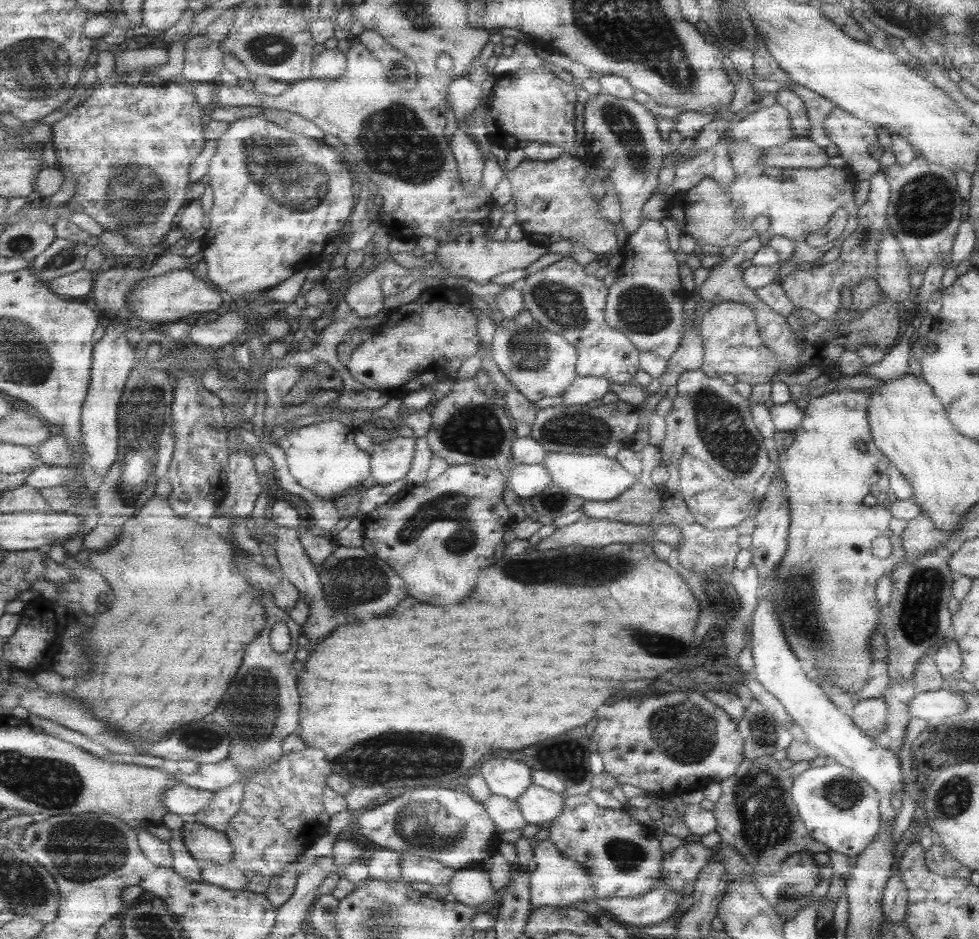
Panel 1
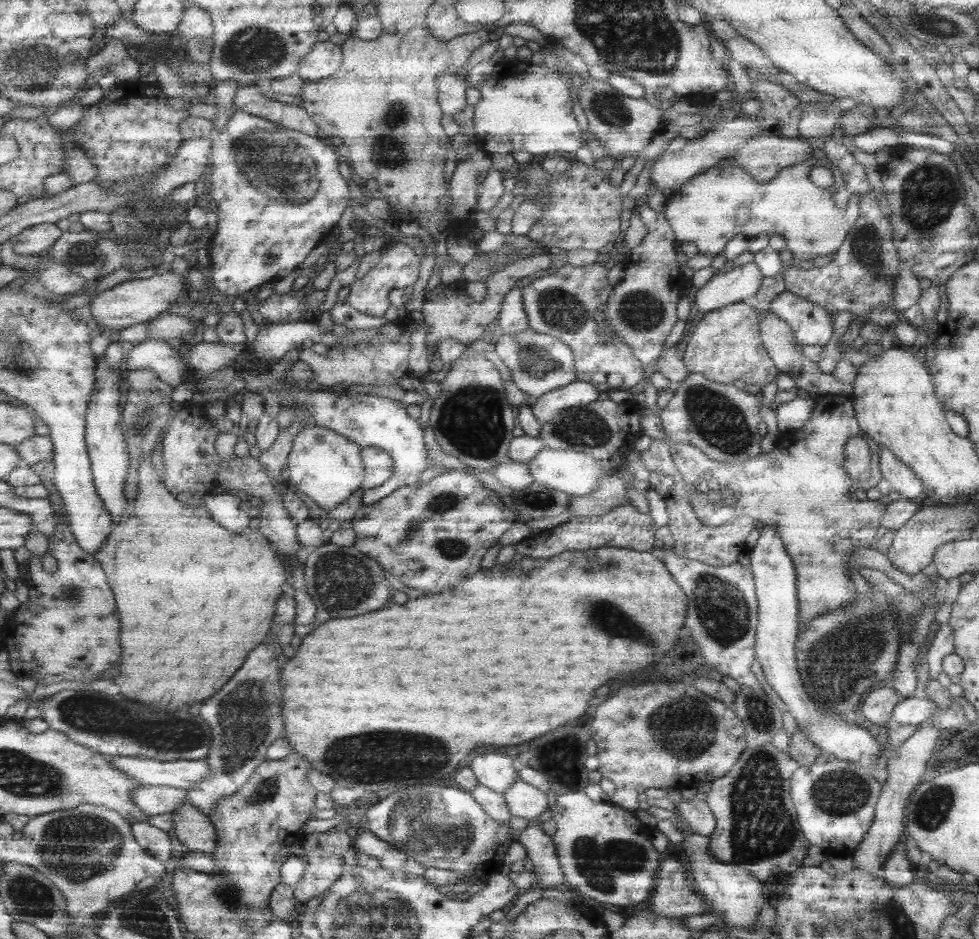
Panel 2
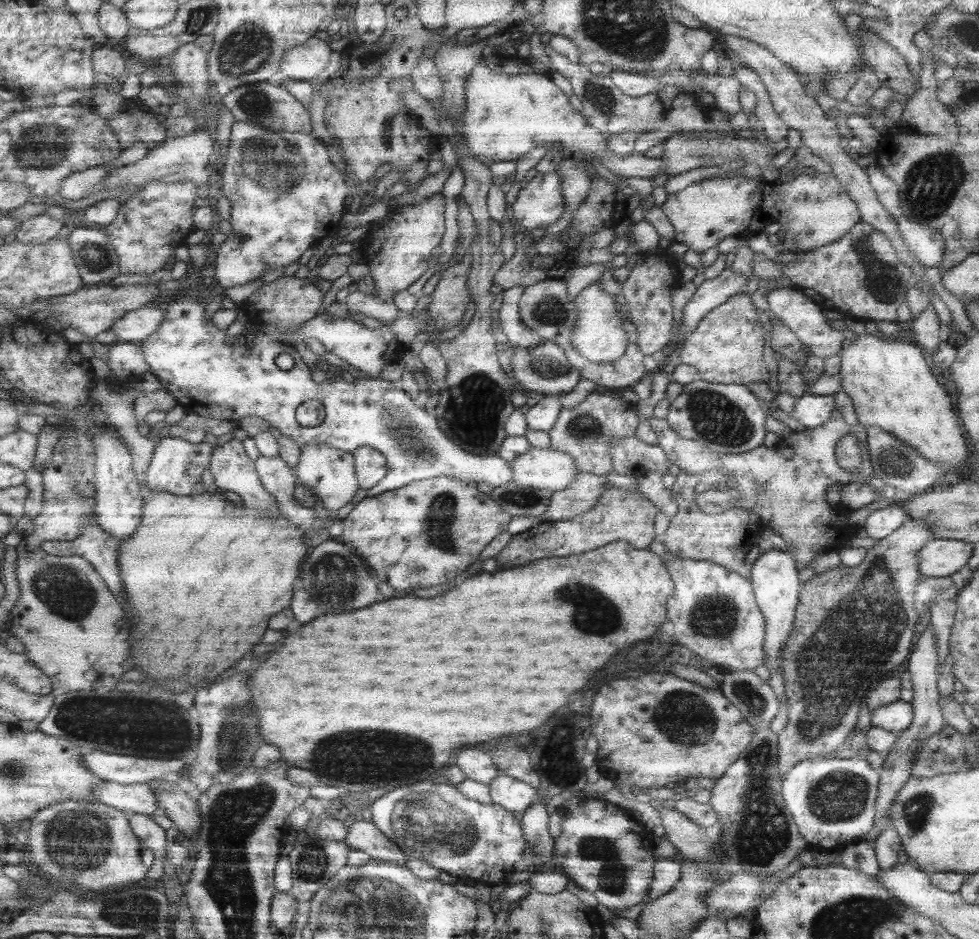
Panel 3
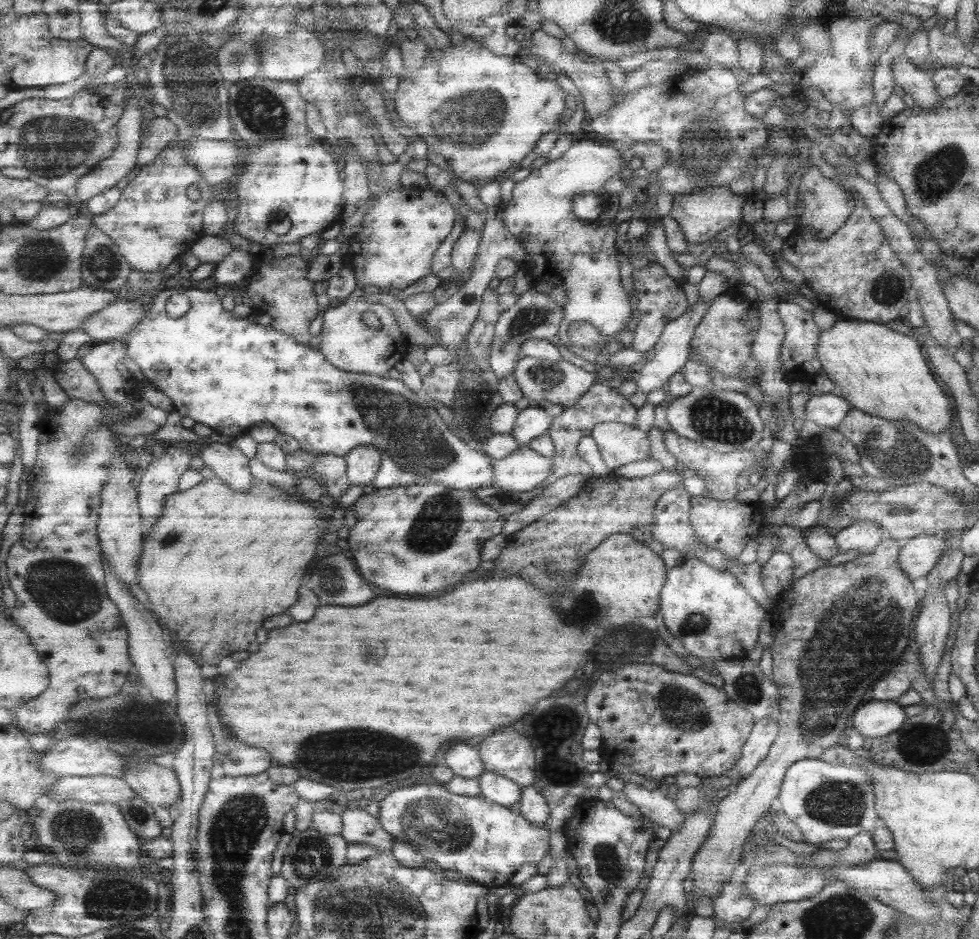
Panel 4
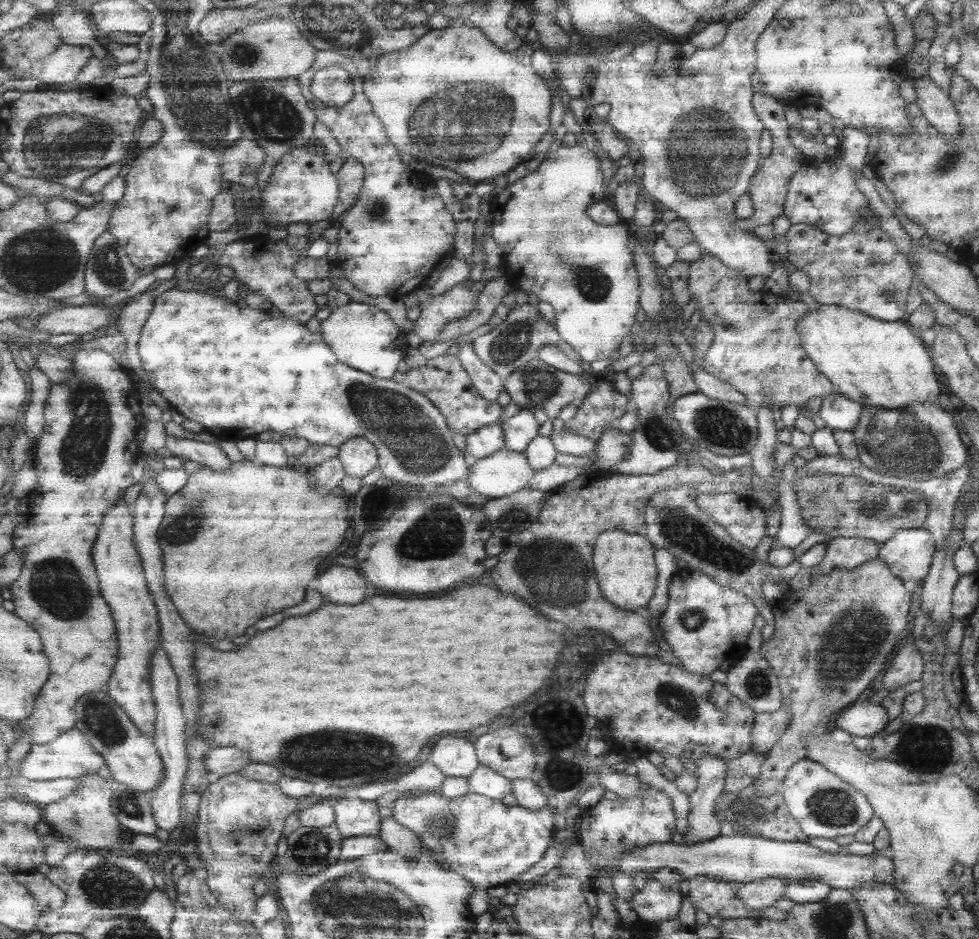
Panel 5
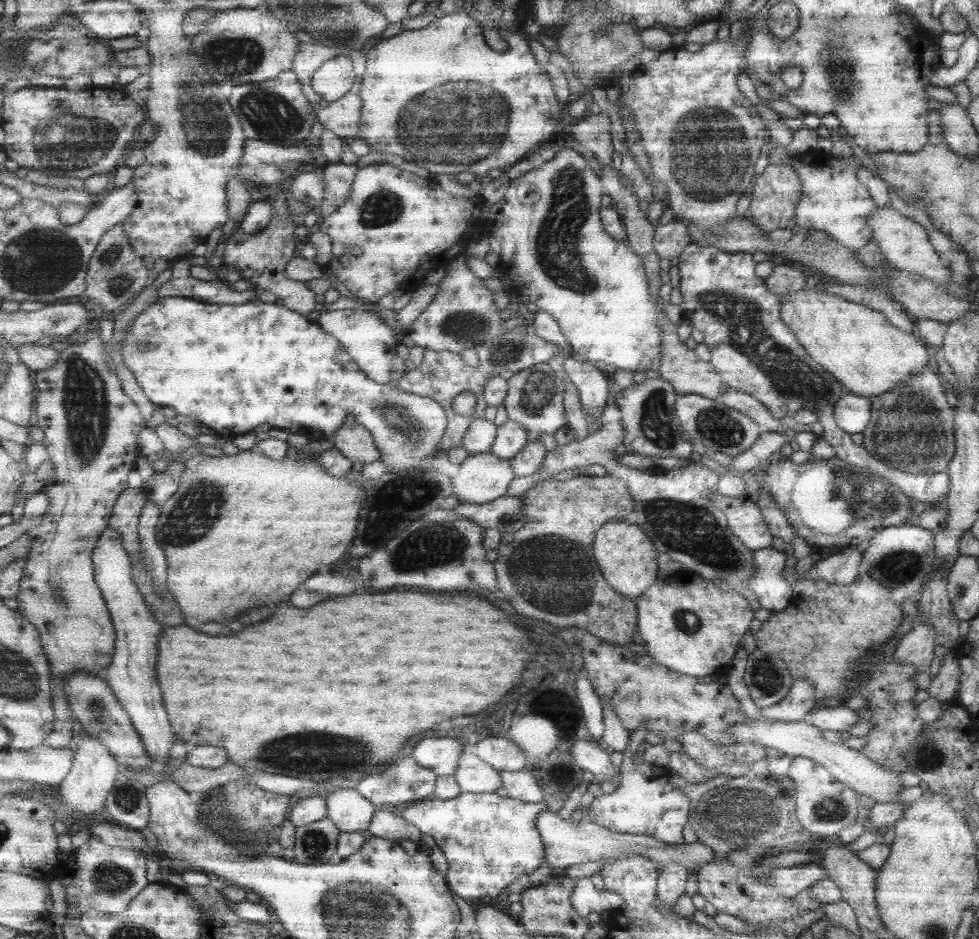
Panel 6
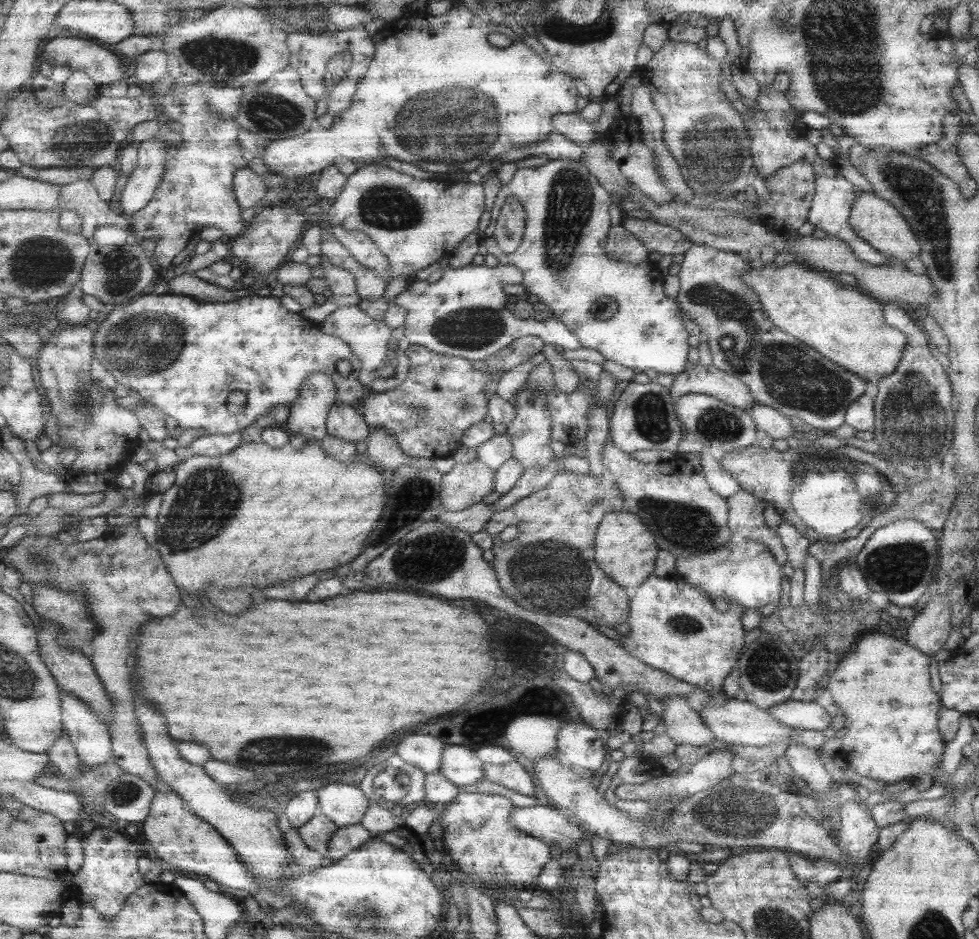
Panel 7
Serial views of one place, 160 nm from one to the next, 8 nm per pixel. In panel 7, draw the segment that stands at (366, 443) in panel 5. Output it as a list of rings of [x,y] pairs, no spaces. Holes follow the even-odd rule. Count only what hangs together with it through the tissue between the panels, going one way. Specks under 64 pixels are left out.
[[[336,404],[328,413],[326,427],[328,434],[351,444],[367,443],[371,429],[361,409],[354,406],[336,406]]]

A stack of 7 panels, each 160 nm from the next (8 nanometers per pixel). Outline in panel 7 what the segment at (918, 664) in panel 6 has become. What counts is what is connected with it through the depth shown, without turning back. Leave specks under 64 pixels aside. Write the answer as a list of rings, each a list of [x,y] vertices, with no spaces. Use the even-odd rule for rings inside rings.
[[[931,596],[909,624],[904,642],[919,653],[933,657],[942,648],[952,629],[950,612],[941,597]]]

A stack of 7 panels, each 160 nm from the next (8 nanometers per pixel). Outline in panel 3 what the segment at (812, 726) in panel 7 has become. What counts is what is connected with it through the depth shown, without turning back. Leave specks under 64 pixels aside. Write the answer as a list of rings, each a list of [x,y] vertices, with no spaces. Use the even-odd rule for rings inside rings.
[[[895,701],[873,709],[873,711],[869,711],[869,714],[871,727],[900,733],[911,723],[912,707],[910,703]]]

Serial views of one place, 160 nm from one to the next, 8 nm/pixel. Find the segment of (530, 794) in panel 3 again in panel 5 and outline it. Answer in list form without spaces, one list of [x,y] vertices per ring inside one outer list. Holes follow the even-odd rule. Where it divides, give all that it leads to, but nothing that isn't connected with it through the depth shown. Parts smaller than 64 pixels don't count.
[[[478,765],[468,781],[471,793],[482,794],[499,801],[510,800],[511,781],[492,768]]]

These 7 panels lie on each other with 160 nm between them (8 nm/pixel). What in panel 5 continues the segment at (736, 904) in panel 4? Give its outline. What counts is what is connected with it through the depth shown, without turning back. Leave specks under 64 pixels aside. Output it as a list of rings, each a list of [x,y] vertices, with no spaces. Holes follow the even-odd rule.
[[[764,878],[753,882],[740,883],[736,897],[749,910],[772,906],[775,900],[782,898],[784,878]]]

